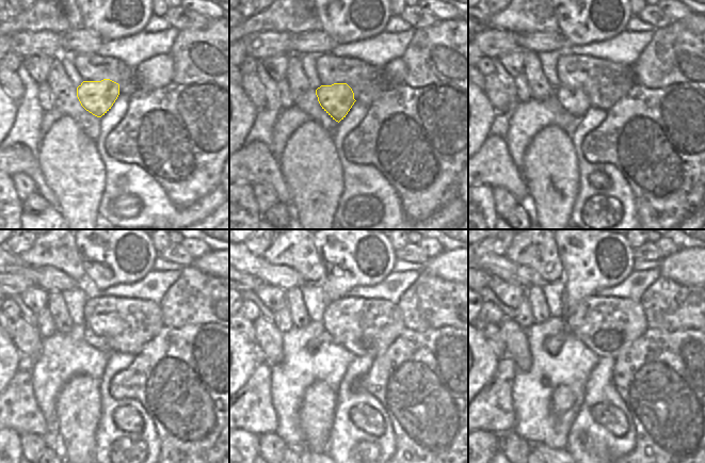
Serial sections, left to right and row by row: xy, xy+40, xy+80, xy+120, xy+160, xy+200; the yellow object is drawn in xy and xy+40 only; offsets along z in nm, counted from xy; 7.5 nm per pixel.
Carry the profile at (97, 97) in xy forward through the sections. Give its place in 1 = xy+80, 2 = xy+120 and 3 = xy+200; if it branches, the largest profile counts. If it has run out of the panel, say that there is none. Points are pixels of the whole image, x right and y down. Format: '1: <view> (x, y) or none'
1: xy+80 (575, 101)
2: xy+120 (90, 337)
3: xy+200 (553, 345)

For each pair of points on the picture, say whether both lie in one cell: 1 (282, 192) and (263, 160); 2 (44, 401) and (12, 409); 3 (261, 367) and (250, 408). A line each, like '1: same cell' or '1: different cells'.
1: same cell
2: different cells
3: same cell

